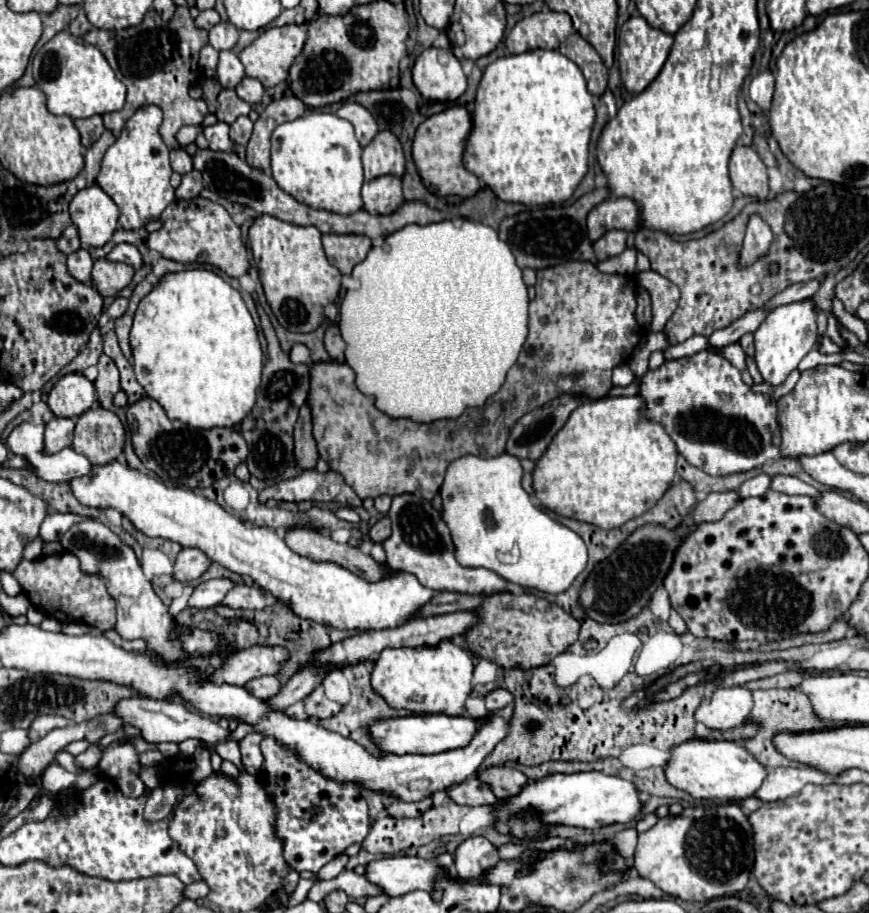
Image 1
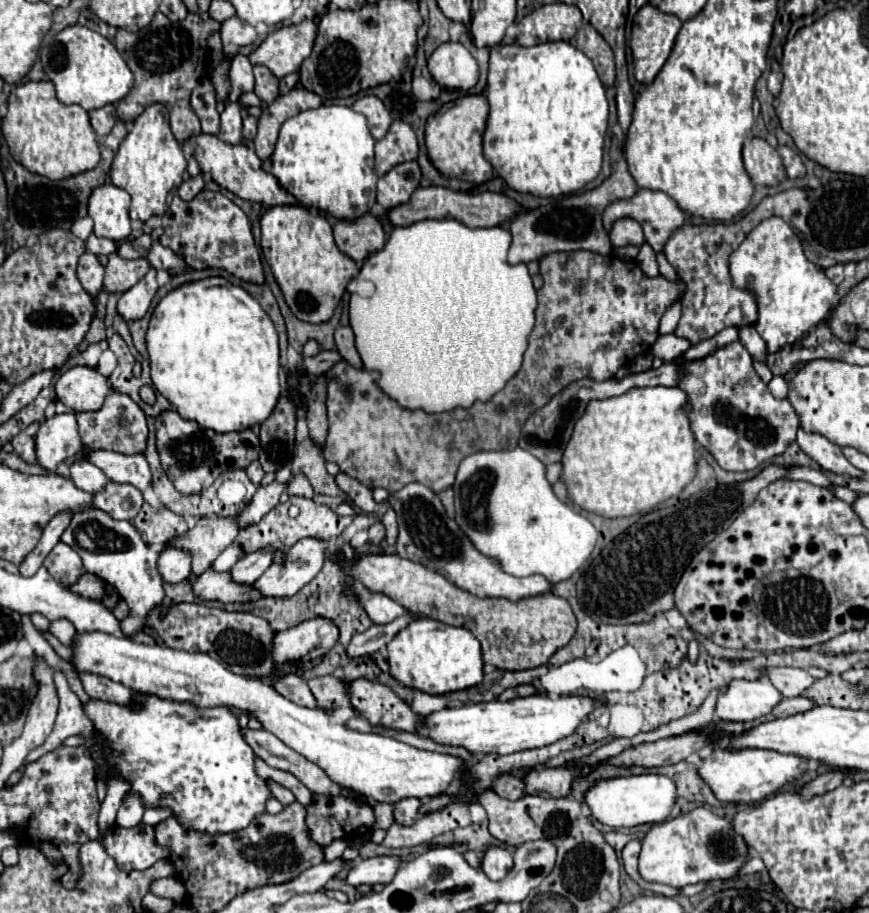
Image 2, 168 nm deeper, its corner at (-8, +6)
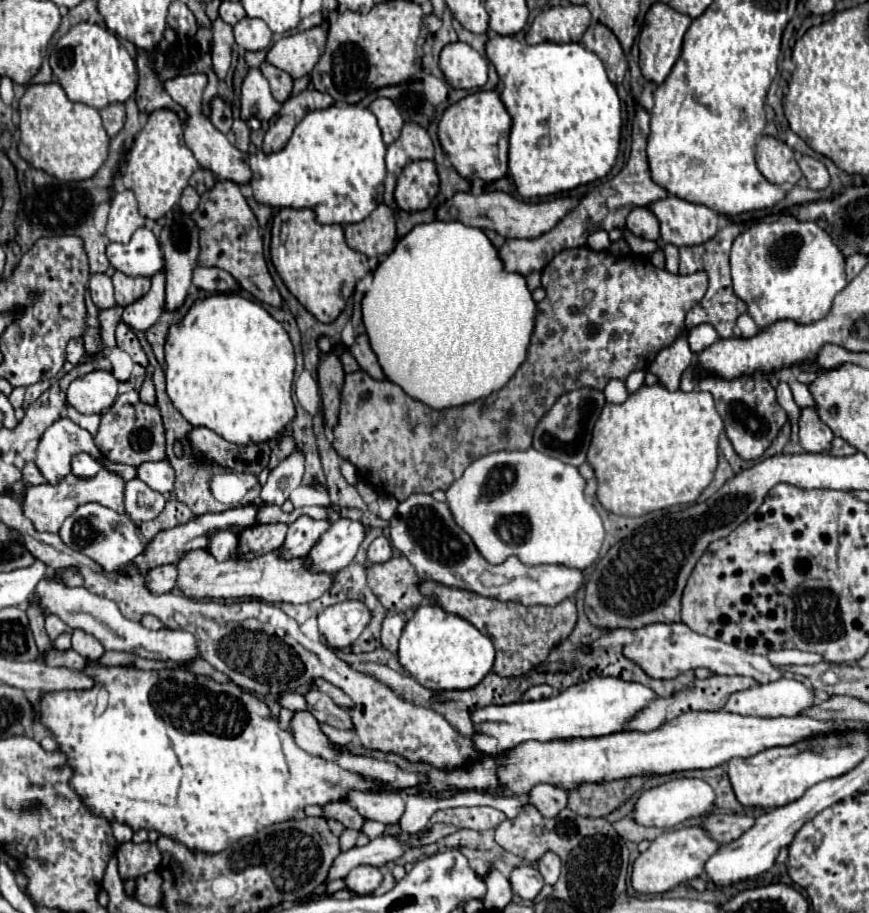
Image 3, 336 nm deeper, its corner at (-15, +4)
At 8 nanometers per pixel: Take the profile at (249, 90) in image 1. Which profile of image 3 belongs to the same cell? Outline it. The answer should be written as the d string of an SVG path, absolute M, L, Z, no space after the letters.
M263 63L261 65L261 73L265 75L265 79L269 81L271 85L271 91L273 91L273 97L279 101L279 103L285 103L291 95L291 89L293 89L293 79L289 73L285 73L283 69L279 67L273 67L271 63Z

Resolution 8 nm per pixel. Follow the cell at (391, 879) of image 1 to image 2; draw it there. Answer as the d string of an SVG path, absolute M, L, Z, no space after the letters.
M394 855L364 859L364 861L358 861L352 867L352 871L346 877L346 883L354 885L354 887L362 885L362 883L388 885L394 879L394 875L400 869L400 865L402 865L402 859L394 857Z

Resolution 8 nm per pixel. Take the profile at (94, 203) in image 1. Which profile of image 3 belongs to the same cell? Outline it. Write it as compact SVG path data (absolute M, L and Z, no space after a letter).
M131 191L115 193L107 221L107 239L111 243L127 243L135 229L143 227L145 219L137 211L137 199Z

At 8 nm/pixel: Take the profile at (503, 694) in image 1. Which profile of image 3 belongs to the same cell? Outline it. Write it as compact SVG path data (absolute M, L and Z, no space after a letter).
M535 685L535 687L531 687L531 689L523 695L523 701L539 701L539 699L547 699L547 697L551 697L553 693L555 693L555 689L549 687L549 685Z

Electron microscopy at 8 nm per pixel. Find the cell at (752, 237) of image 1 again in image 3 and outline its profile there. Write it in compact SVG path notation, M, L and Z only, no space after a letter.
M781 213L769 223L755 223L737 235L731 247L731 277L735 295L747 303L747 313L753 317L759 329L765 329L769 323L781 319L813 323L829 313L835 295L847 285L845 257L833 243L831 235L817 223L799 221L791 213Z

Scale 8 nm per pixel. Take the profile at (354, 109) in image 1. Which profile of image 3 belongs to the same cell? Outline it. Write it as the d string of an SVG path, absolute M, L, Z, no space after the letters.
M385 97L375 99L369 105L369 109L373 111L373 115L379 121L379 127L381 127L381 133L383 133L383 141L387 145L391 145L401 135L401 129L403 129L403 117L401 117L401 113L393 105L393 101L385 99Z

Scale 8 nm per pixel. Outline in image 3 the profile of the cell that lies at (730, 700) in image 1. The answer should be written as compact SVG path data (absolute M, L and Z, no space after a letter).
M781 677L767 685L753 685L751 689L733 693L723 709L729 713L755 717L791 717L801 715L813 703L813 687Z

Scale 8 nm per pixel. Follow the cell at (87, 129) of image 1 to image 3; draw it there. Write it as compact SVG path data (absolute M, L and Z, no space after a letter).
M123 103L107 105L99 113L101 113L103 125L105 125L109 137L115 137L123 129L123 123L125 123L125 107L123 107Z

